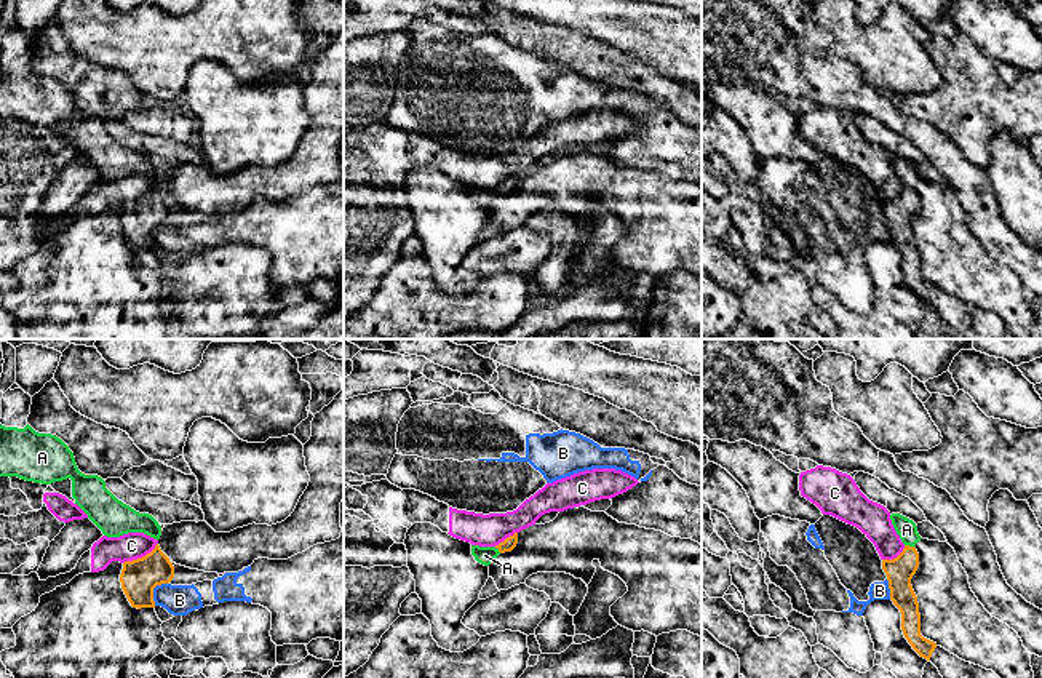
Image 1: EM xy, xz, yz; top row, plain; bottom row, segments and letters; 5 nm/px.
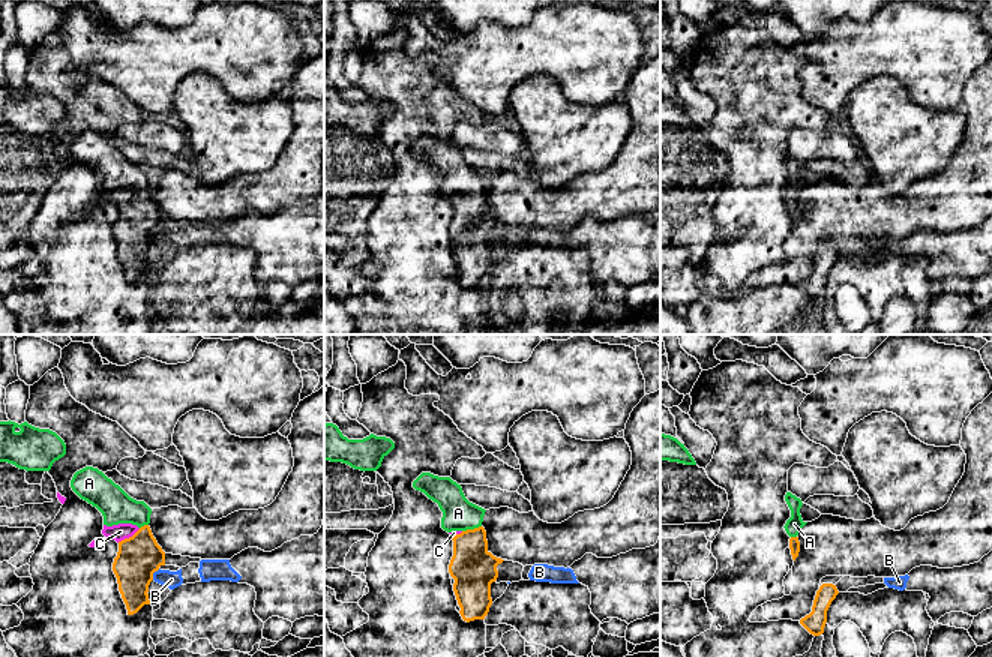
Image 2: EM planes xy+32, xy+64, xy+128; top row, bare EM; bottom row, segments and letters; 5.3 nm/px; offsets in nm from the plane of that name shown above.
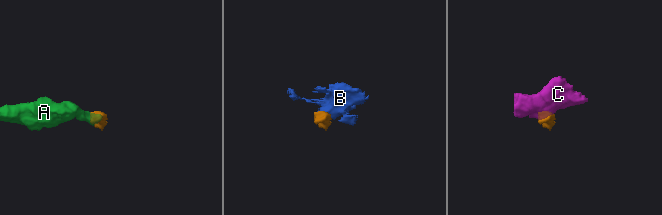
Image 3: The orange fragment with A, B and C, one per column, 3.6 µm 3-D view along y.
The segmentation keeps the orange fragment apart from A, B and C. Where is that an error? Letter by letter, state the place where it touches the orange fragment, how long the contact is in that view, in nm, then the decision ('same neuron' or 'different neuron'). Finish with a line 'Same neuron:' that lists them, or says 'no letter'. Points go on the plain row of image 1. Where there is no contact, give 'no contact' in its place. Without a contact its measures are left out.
A: meets orange in yz at (908, 187); contact 60 nm long; same neuron
B: meets orange in xy at (152, 232); contact 140 nm long; different neuron
C: meets orange in xy at (143, 199); contact 200 nm long; different neuron
Same neuron: A

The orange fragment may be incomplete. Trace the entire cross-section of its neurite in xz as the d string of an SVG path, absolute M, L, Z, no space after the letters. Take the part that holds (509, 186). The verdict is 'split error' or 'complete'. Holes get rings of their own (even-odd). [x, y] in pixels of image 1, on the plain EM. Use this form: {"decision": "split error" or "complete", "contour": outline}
{"decision": "split error", "contour": "M518 174L507 179L495 189L471 187L471 197L478 205L489 208L500 195L511 193L516 189L516 185L518 185Z"}

